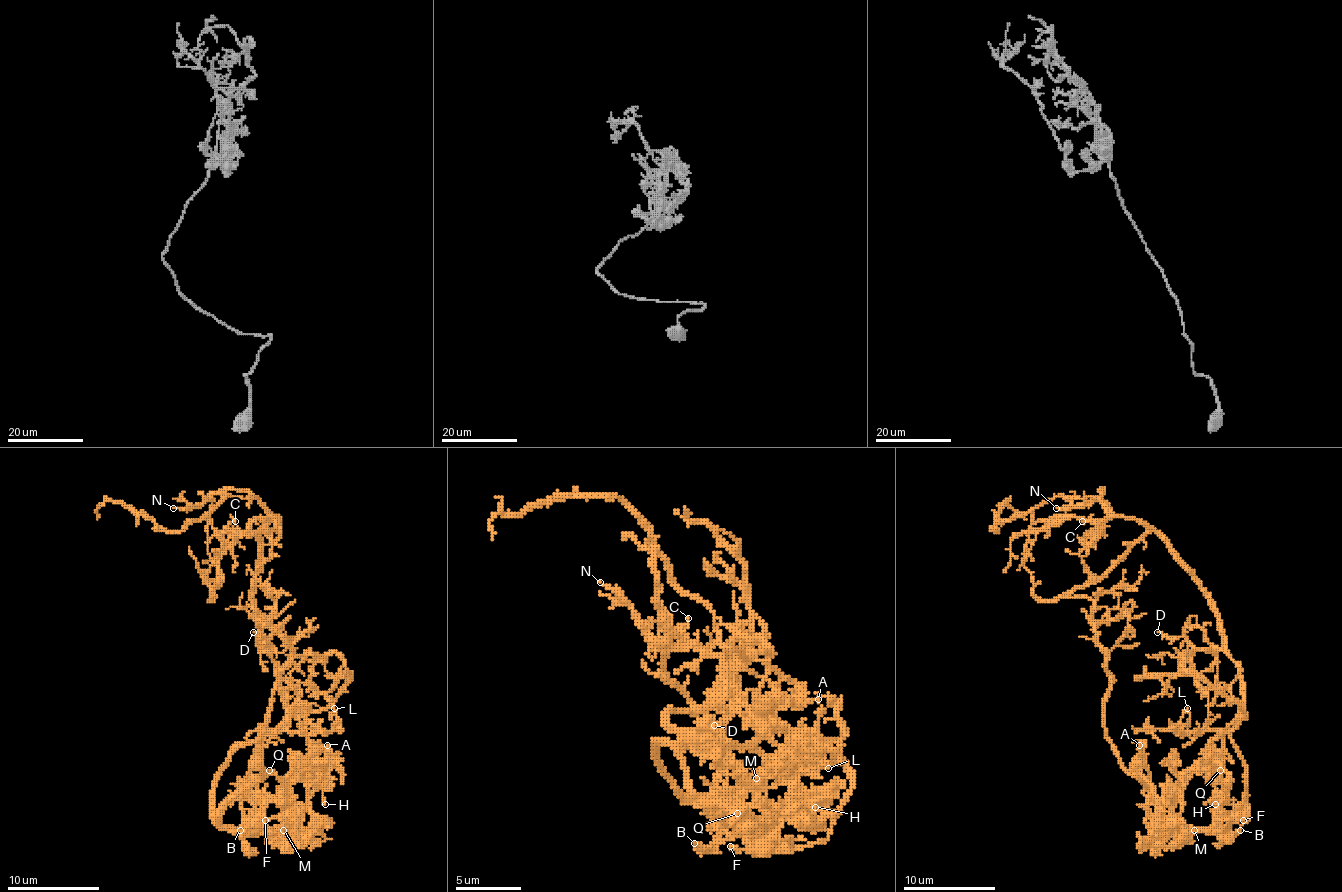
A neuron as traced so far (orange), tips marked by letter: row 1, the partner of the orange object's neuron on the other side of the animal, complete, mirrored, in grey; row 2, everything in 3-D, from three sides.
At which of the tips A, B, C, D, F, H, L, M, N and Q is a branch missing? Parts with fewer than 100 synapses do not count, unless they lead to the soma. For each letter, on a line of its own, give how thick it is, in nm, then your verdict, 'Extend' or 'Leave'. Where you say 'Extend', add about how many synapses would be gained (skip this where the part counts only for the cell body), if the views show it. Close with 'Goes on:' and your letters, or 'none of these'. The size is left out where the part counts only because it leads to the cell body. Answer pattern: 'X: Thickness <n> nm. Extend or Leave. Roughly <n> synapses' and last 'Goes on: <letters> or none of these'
A: Thickness 240 nm. Leave
B: Thickness 180 nm. Extend
C: Thickness 110 nm. Leave
D: Thickness 130 nm. Leave
F: Thickness 220 nm. Leave
H: Thickness 180 nm. Leave
L: Thickness 150 nm. Leave
M: Thickness 180 nm. Leave
N: Thickness 100 nm. Leave
Q: Thickness 200 nm. Leave
Goes on: B

